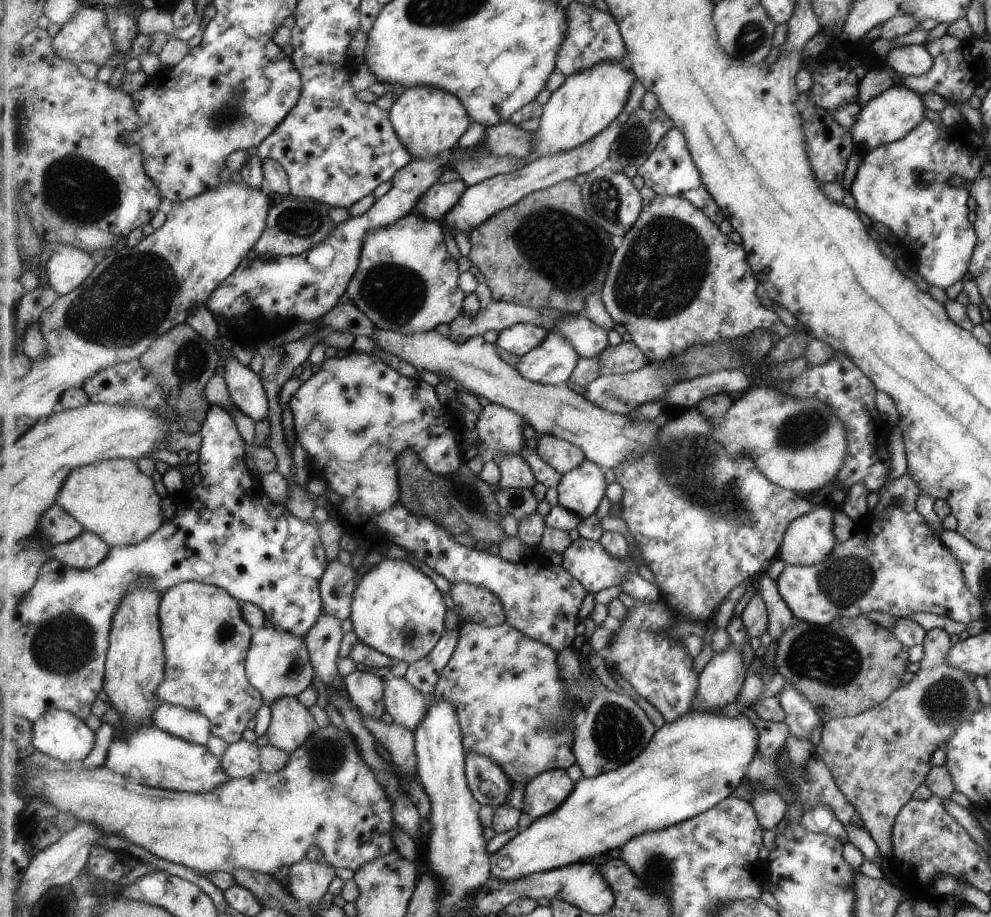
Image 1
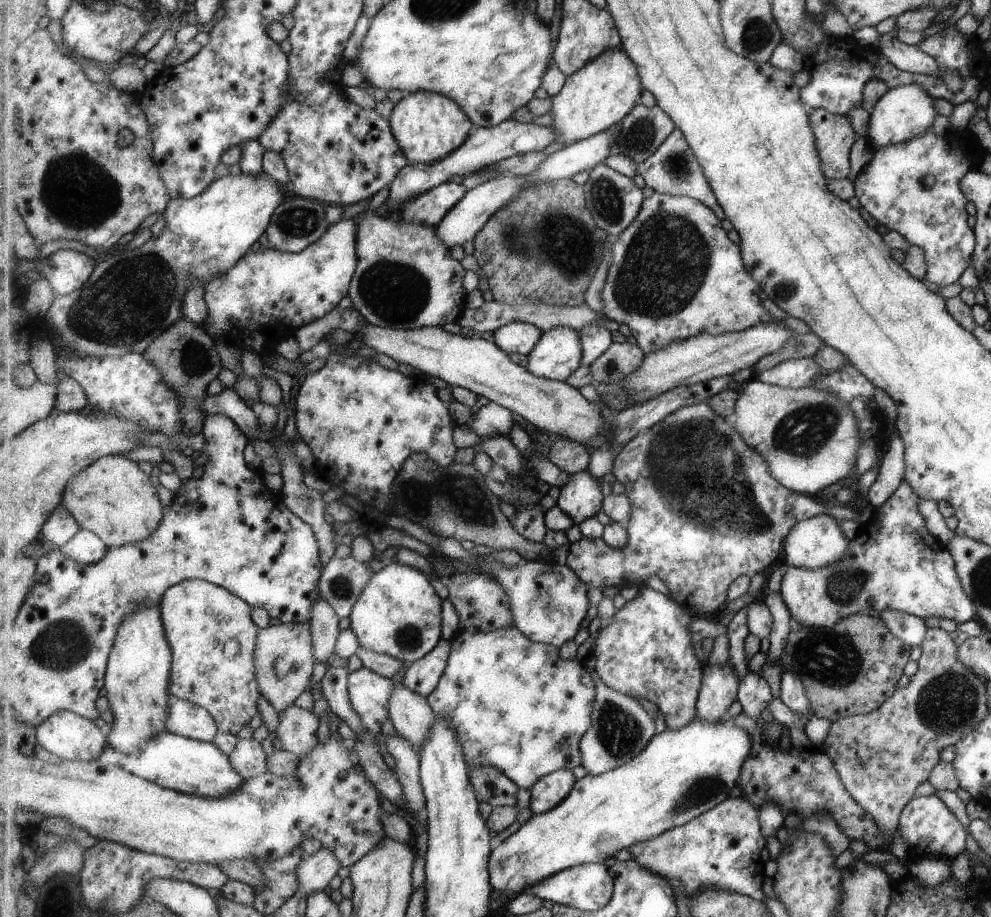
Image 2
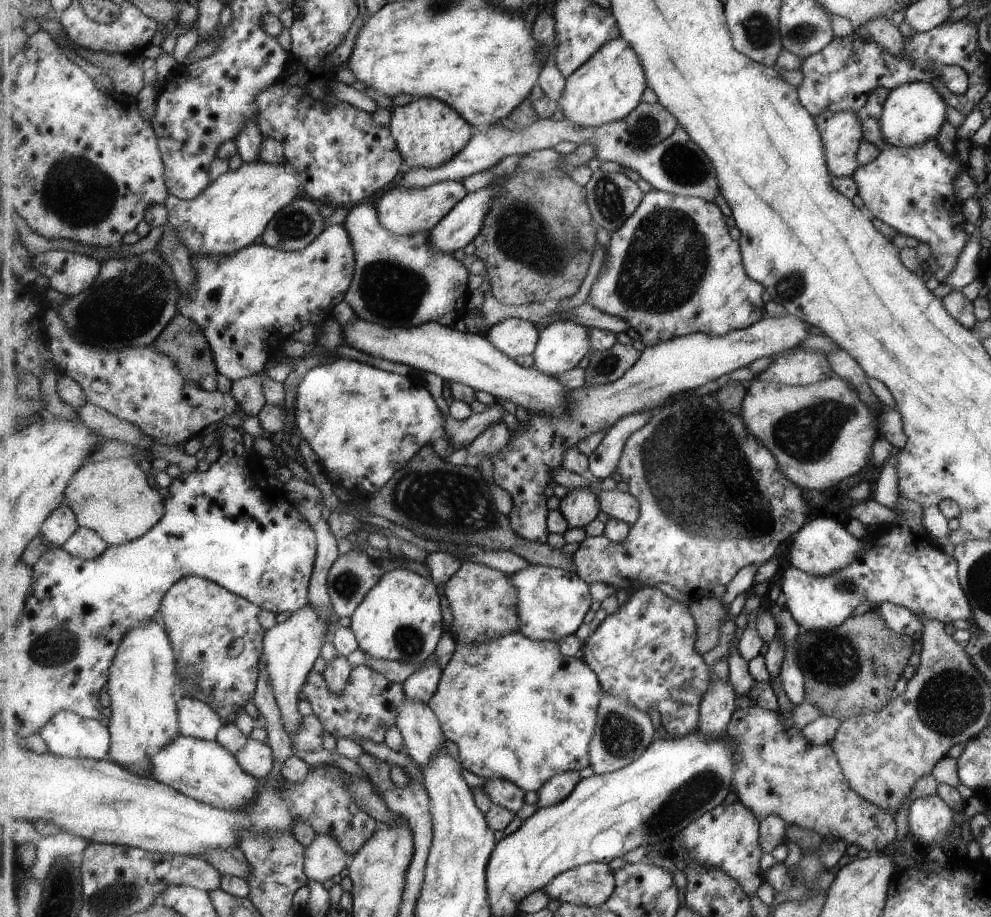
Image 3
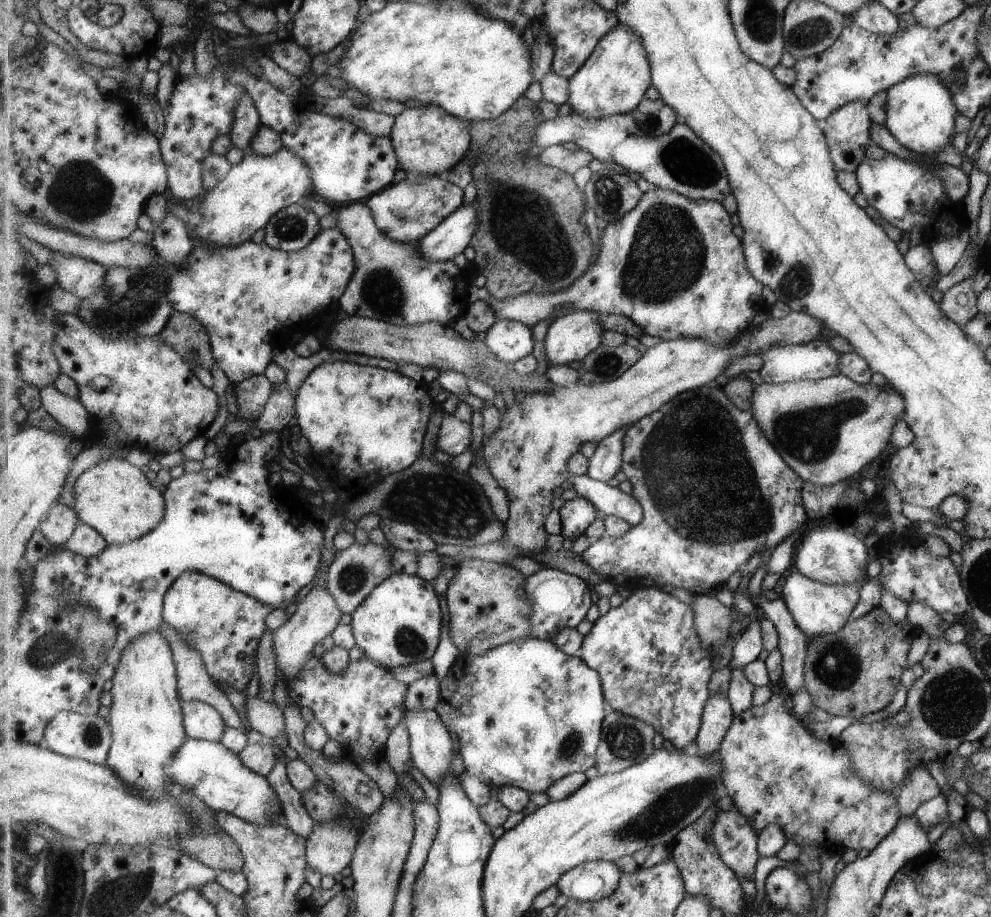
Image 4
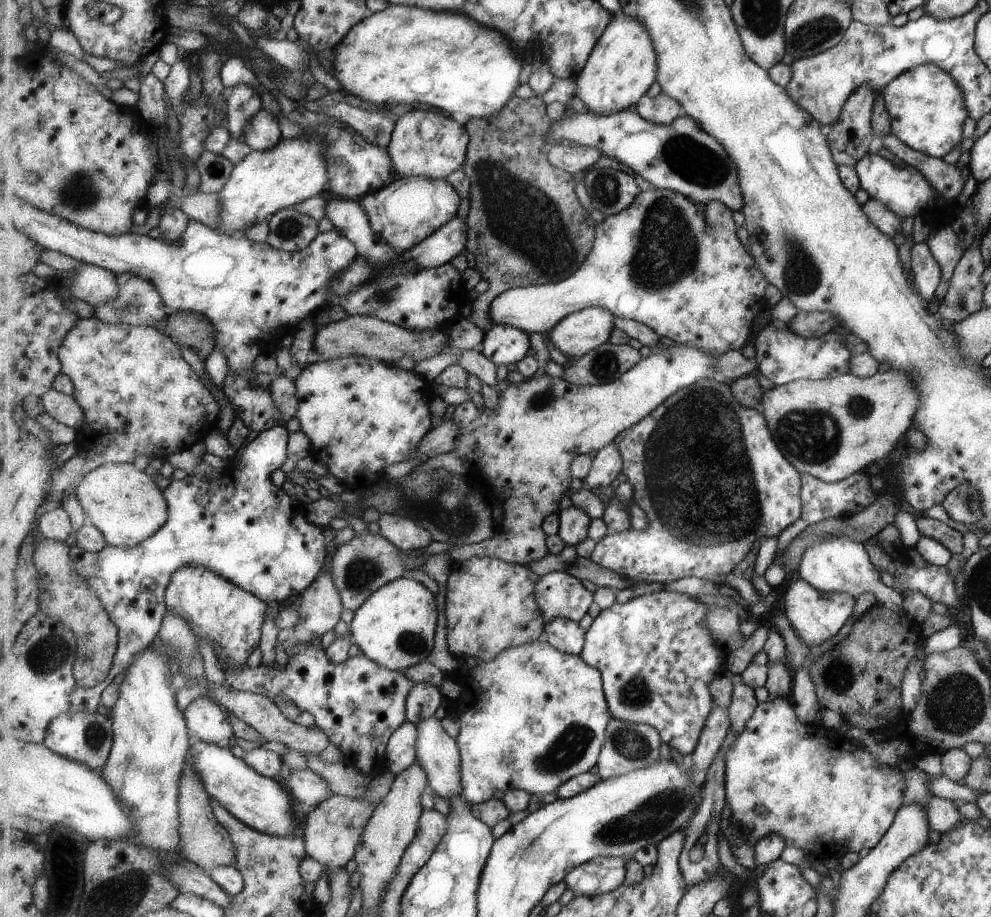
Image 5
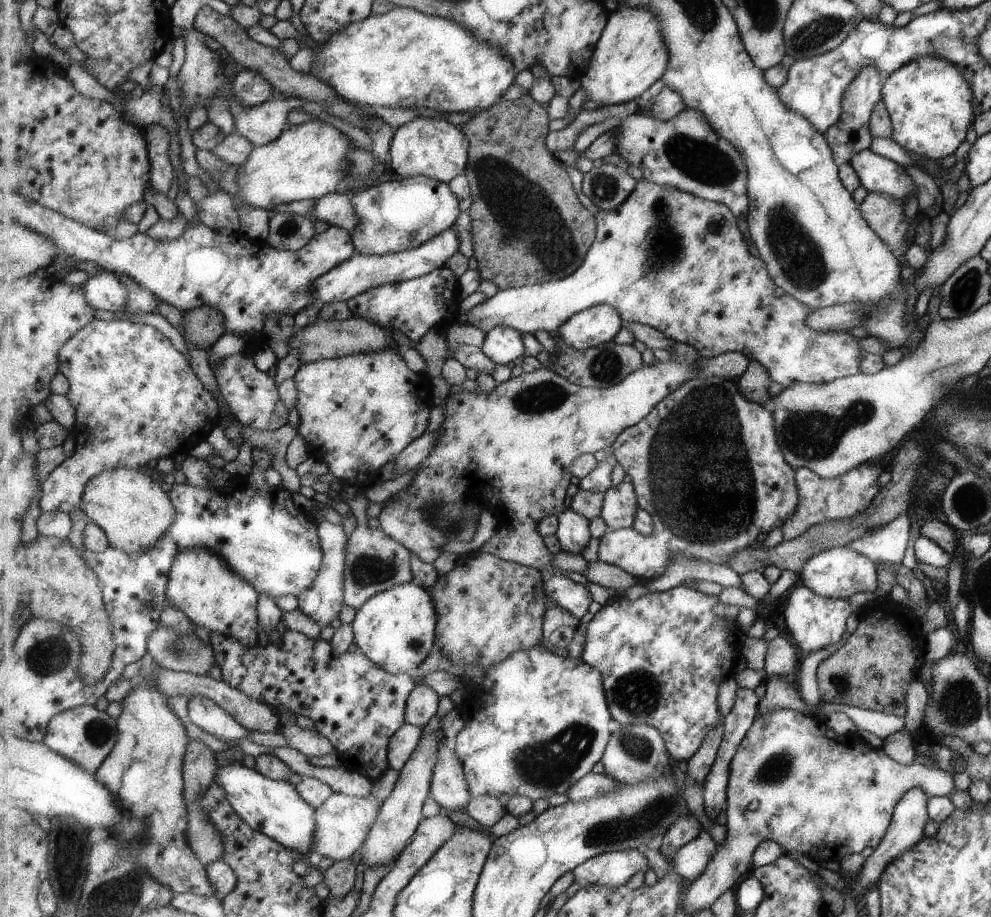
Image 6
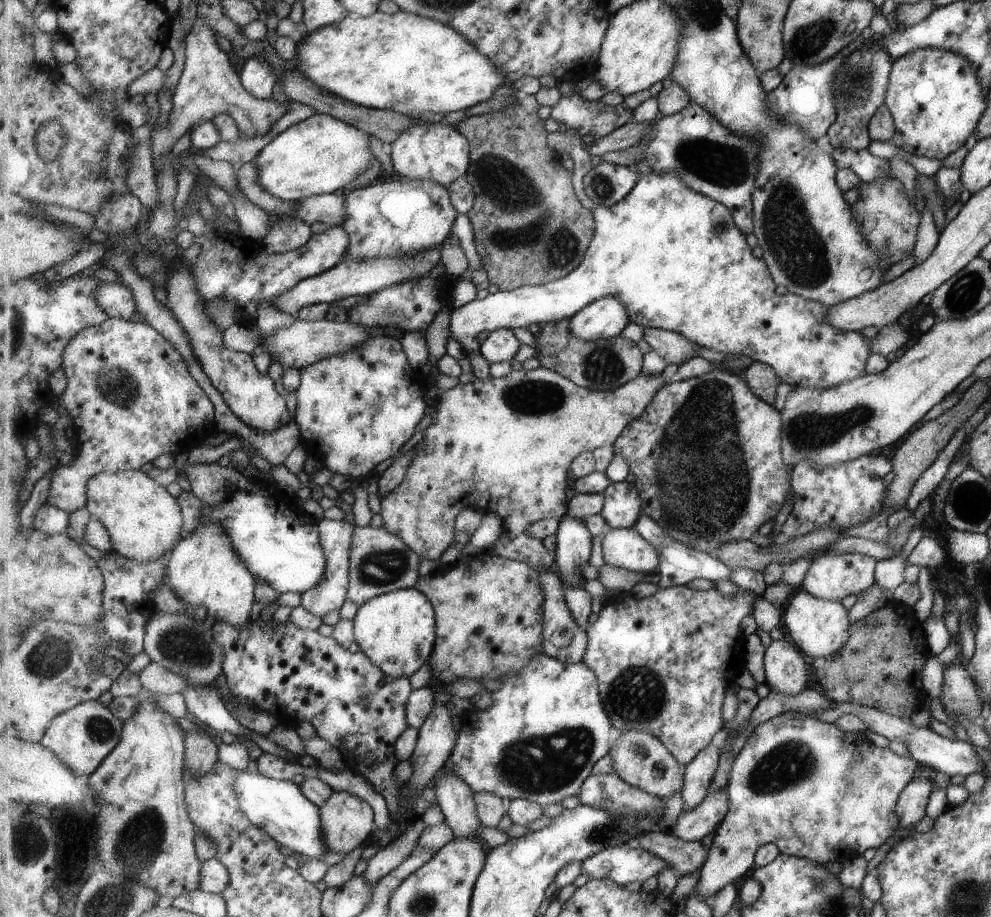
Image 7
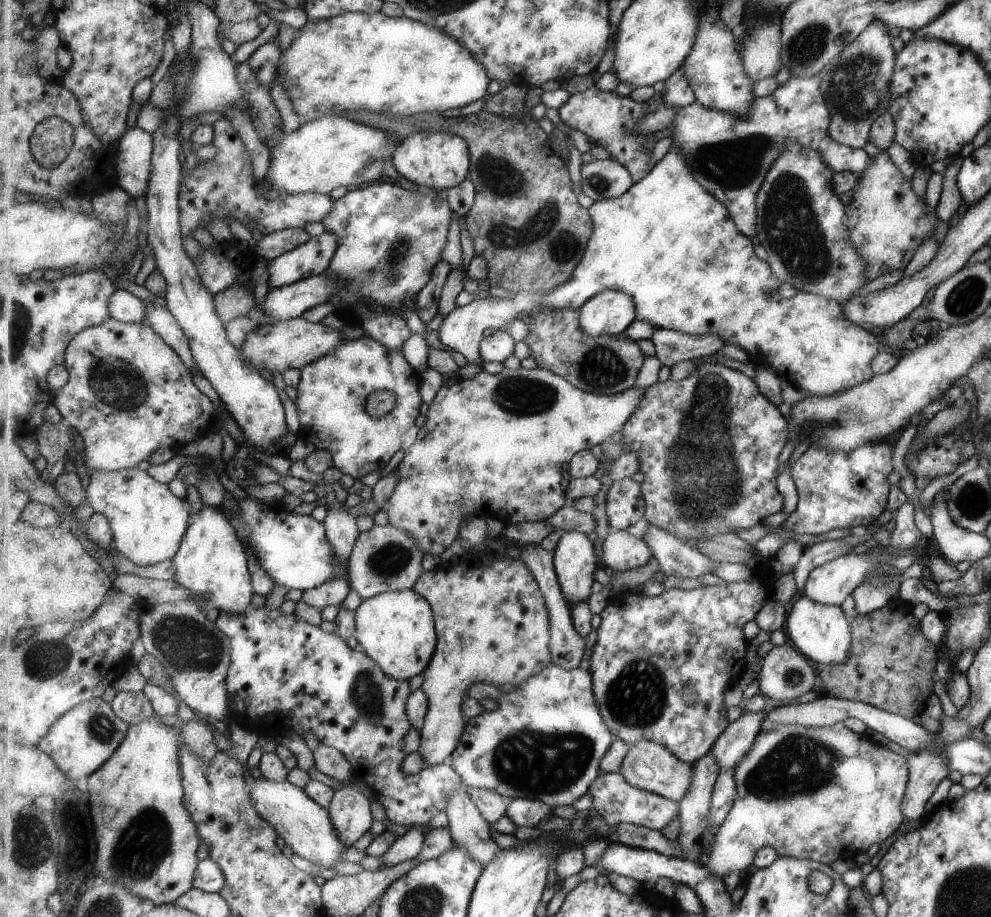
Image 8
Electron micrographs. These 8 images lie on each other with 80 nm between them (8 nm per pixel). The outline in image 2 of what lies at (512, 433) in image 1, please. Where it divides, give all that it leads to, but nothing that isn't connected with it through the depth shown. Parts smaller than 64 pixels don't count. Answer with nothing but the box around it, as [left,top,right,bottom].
[465,401,515,437]

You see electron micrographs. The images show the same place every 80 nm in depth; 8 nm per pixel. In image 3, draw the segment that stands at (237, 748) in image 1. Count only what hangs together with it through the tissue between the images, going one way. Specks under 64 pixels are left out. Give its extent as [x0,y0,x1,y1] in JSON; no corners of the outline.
[236,739,273,780]

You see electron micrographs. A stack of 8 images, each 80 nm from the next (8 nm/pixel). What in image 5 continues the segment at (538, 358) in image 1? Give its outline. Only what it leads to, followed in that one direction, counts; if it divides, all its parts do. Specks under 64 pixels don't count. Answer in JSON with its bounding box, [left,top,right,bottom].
[548,308,616,359]

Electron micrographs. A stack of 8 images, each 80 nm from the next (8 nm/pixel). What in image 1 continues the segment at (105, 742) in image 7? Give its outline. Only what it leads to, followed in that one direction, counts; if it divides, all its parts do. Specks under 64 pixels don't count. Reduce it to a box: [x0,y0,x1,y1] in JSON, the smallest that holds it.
[31,709,97,765]

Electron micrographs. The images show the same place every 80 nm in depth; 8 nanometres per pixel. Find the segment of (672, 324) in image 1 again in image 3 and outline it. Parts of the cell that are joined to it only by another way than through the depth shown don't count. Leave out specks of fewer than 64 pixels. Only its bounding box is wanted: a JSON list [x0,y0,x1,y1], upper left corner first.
[587,188,765,345]

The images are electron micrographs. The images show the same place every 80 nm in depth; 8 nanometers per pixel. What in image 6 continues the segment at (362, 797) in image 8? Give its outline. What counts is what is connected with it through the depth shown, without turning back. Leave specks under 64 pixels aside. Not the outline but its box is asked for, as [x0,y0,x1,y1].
[312,767,401,862]

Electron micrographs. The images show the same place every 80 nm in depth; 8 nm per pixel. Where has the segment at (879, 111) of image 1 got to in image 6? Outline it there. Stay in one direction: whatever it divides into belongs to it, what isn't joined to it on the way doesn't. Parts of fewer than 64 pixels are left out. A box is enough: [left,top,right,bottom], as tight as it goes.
[881,55,973,161]

